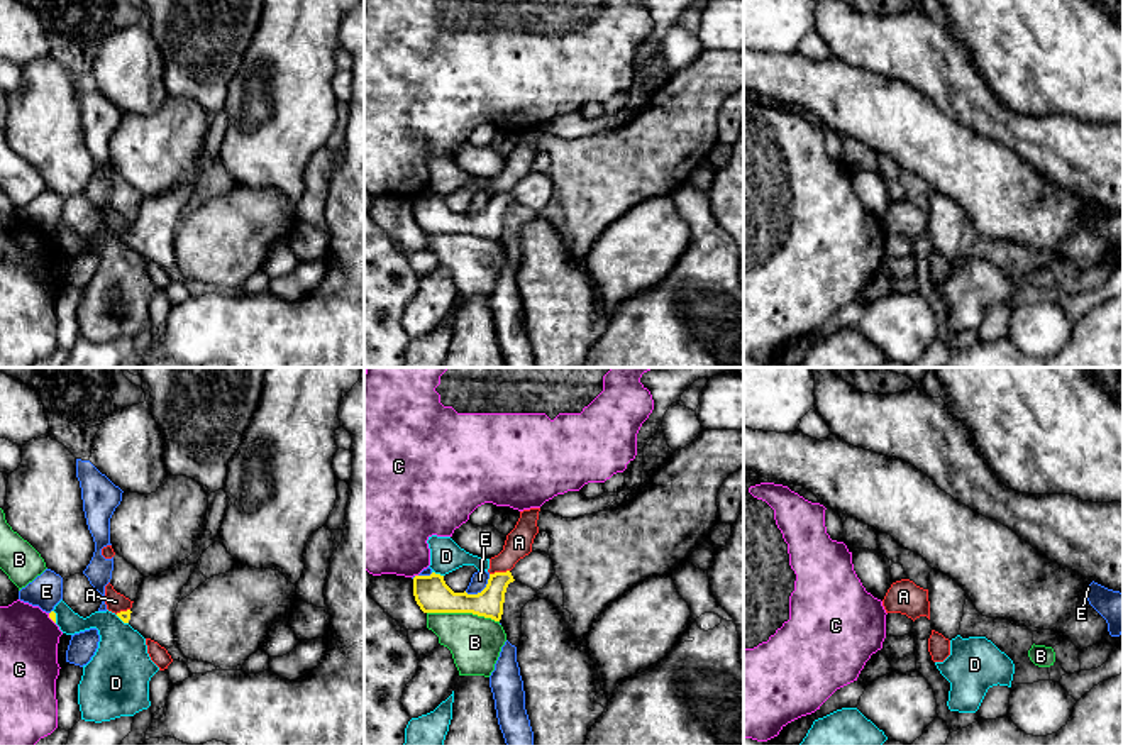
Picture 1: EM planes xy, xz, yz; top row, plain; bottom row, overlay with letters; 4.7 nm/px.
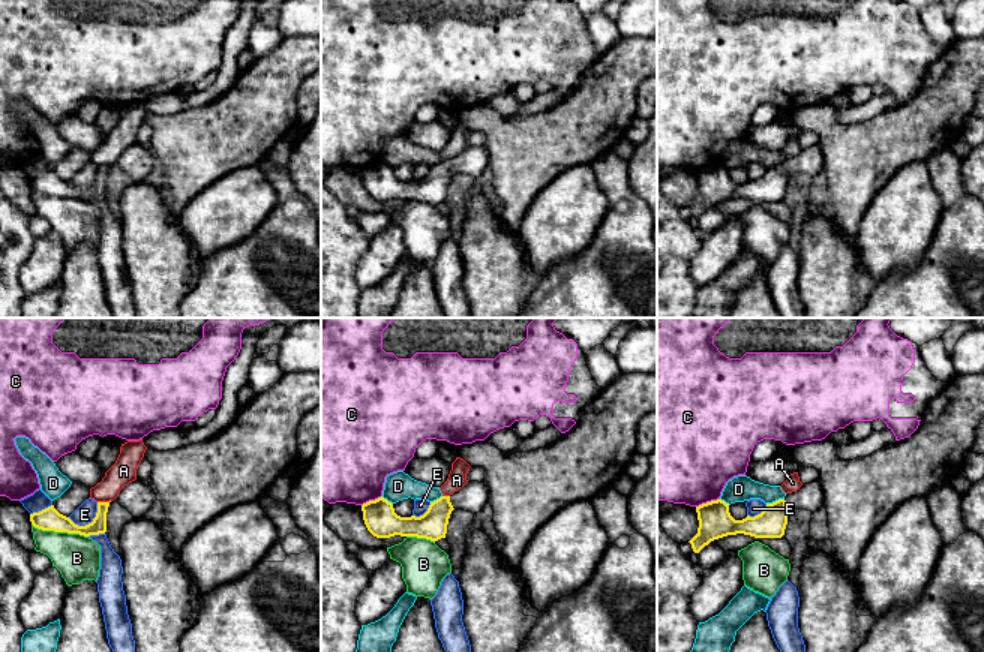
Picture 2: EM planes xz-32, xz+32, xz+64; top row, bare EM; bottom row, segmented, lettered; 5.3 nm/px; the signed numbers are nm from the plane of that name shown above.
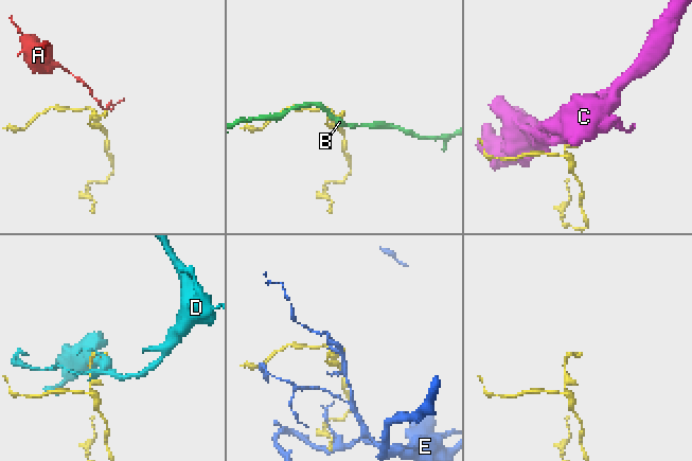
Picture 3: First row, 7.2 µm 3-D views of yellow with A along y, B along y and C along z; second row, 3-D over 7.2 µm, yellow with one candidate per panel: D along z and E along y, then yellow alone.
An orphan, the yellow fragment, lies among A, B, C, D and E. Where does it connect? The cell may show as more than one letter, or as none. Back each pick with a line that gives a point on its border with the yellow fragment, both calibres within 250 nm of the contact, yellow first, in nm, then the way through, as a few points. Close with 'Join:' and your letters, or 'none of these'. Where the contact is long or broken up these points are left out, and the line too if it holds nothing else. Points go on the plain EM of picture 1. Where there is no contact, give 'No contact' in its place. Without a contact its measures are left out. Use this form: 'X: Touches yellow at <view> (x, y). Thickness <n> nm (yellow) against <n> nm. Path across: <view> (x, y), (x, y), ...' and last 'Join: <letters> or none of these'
Join: none of these

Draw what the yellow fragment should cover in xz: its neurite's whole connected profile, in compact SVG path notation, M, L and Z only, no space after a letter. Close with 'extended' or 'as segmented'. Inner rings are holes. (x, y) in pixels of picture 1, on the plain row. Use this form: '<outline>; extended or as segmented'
M532 171L512 191L490 195L486 208L478 215L454 213L444 196L432 193L413 198L413 217L423 234L473 234L500 242L510 203L517 201L539 212L554 195L550 176Z; extended

